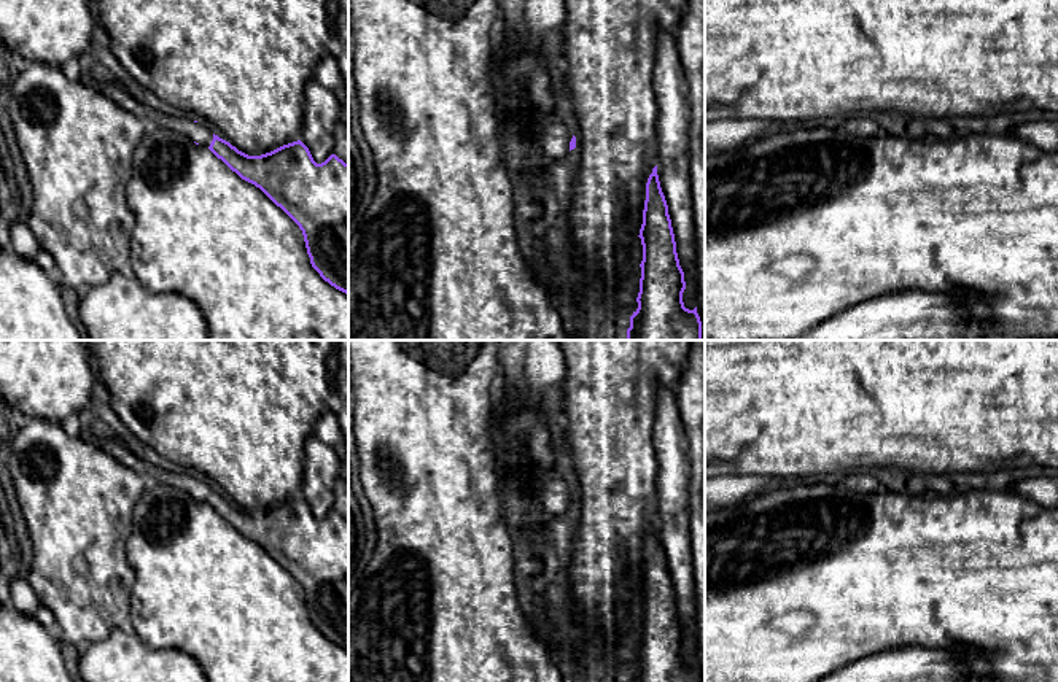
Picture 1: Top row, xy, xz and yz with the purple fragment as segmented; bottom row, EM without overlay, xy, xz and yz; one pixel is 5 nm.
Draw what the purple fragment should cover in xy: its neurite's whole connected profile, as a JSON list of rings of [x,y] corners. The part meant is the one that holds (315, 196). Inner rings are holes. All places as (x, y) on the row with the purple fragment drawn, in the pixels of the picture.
[[[75,65],[70,72],[145,122],[153,121],[207,146],[242,180],[259,188],[302,231],[312,267],[348,296],[348,164],[336,154],[317,164],[301,140],[248,156],[197,121],[137,100],[91,65]]]

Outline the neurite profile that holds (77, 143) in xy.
[[[29,62],[24,72],[14,75],[6,94],[33,191],[25,223],[40,248],[53,256],[60,288],[83,293],[108,281],[116,272],[134,275],[130,234],[135,216],[124,191],[132,175],[135,146],[146,129],[145,121],[76,79],[67,67]]]

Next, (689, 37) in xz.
[[[689,0],[675,32],[679,60],[689,84],[689,151],[694,226],[697,242],[695,307],[705,340],[705,0]]]

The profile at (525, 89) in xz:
[[[498,21],[493,29],[490,89],[495,100],[501,164],[515,183],[543,183],[541,172],[549,159],[535,145],[533,135],[555,126],[555,108],[565,91],[549,62],[544,46],[533,45],[527,32],[506,33]]]

